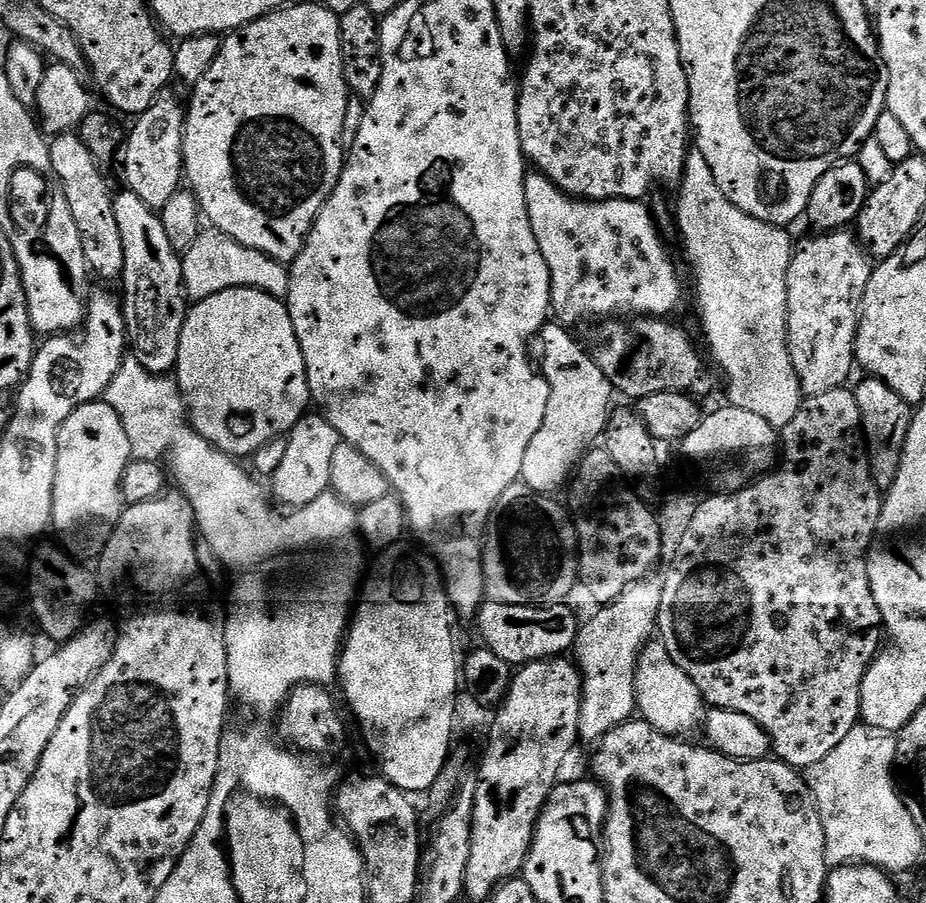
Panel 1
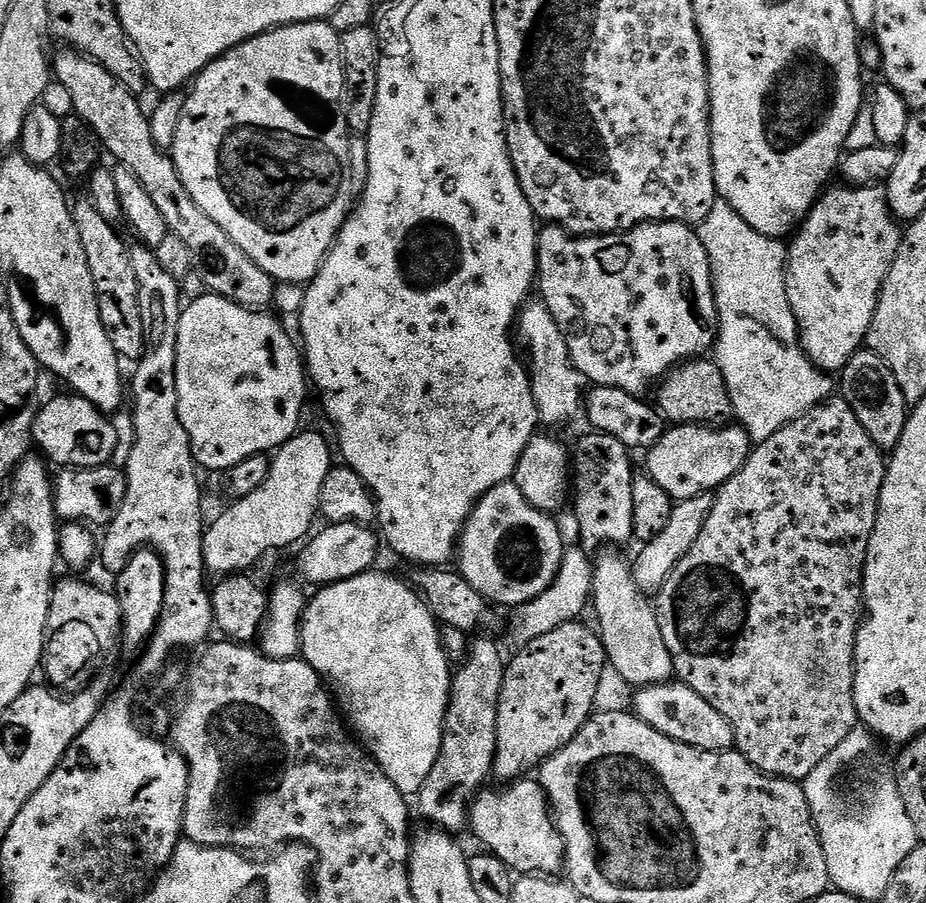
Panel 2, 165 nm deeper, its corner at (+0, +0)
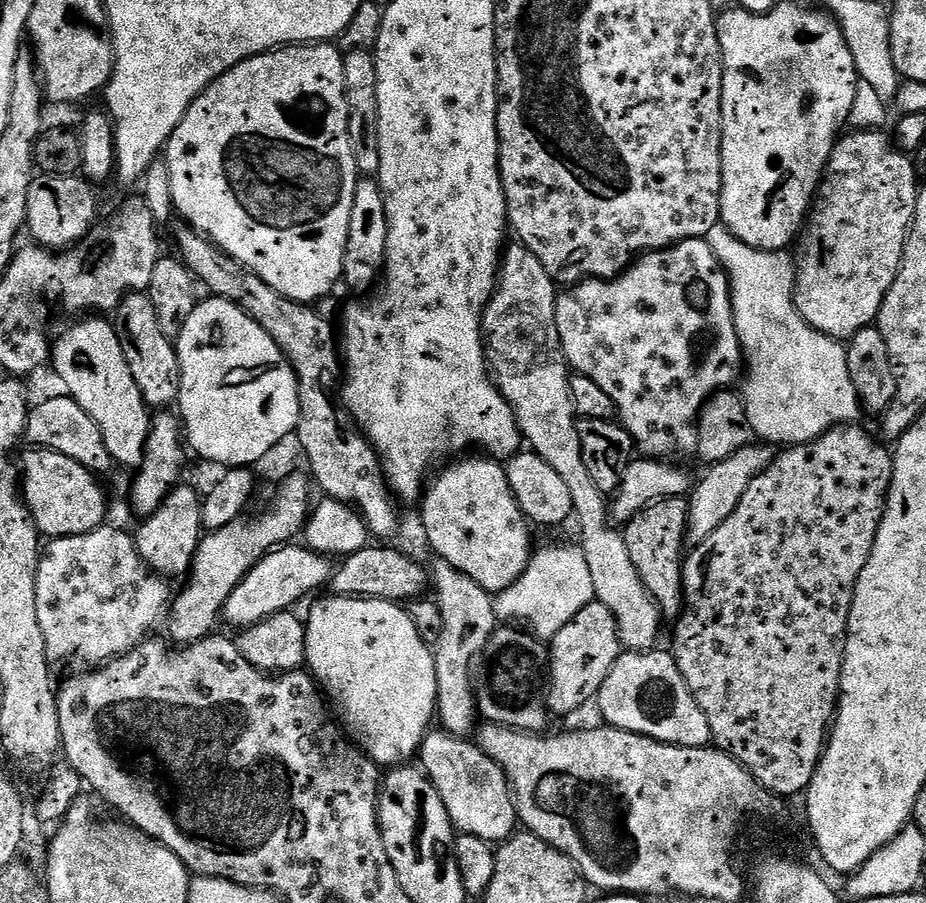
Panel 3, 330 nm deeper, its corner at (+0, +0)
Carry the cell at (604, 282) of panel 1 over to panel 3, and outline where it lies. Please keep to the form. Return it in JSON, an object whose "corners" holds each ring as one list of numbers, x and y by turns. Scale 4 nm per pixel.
{"corners":[[707,239,703,240,683,240,680,244,674,244,670,248,659,248,657,252,646,252,643,253,633,263,628,267,627,270,620,273,619,276,613,278,613,280,581,280,580,283,571,285,567,290,561,291,556,298,556,324,557,324,557,334,559,336,559,347,562,349,564,347,564,356,563,359,567,361,570,365,571,371,573,373,585,376,586,378,590,378,590,382,594,382,598,386,602,386,602,390,606,390,606,394,610,394,610,402,614,402,614,406,616,407,616,415,618,417,619,423,632,435,632,443,635,445,637,449,640,448,645,457,655,458,657,460,667,460,669,462,675,461,676,456,688,456,697,451,700,447,700,435,698,434,698,430,696,429,696,421,700,419,700,412,704,408,704,404,706,401,710,399,715,392,723,392,725,390,731,389,733,387,732,384,741,379,742,376,742,365,744,362,744,354,740,351,740,339,738,338,738,330,734,326,734,314,732,313,732,295,728,293,728,275,724,273,724,268,718,262,718,258,714,258,714,250,710,250,710,246,708,245]]}

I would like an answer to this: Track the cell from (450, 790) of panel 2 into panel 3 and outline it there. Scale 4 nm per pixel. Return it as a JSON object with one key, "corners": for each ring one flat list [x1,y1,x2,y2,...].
{"corners":[[436,558,430,564,430,588,436,595,434,601,441,611,442,632,436,638,436,681,438,682,438,720,443,731,454,736,467,737,472,727,477,727,478,709,474,691,474,665,481,655,482,646,496,633,496,602,493,593,487,592,474,578,466,578,462,570,454,570,450,562]]}

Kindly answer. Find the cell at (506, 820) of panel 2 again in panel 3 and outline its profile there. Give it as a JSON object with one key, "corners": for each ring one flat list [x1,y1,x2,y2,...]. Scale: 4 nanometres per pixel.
{"corners":[[443,730,429,731,420,744,418,764,428,781,438,790,453,829,465,836,477,836,496,846,509,840,518,828,512,785,508,783,508,776,502,766,486,755,479,743,472,741,471,744,470,741]]}

